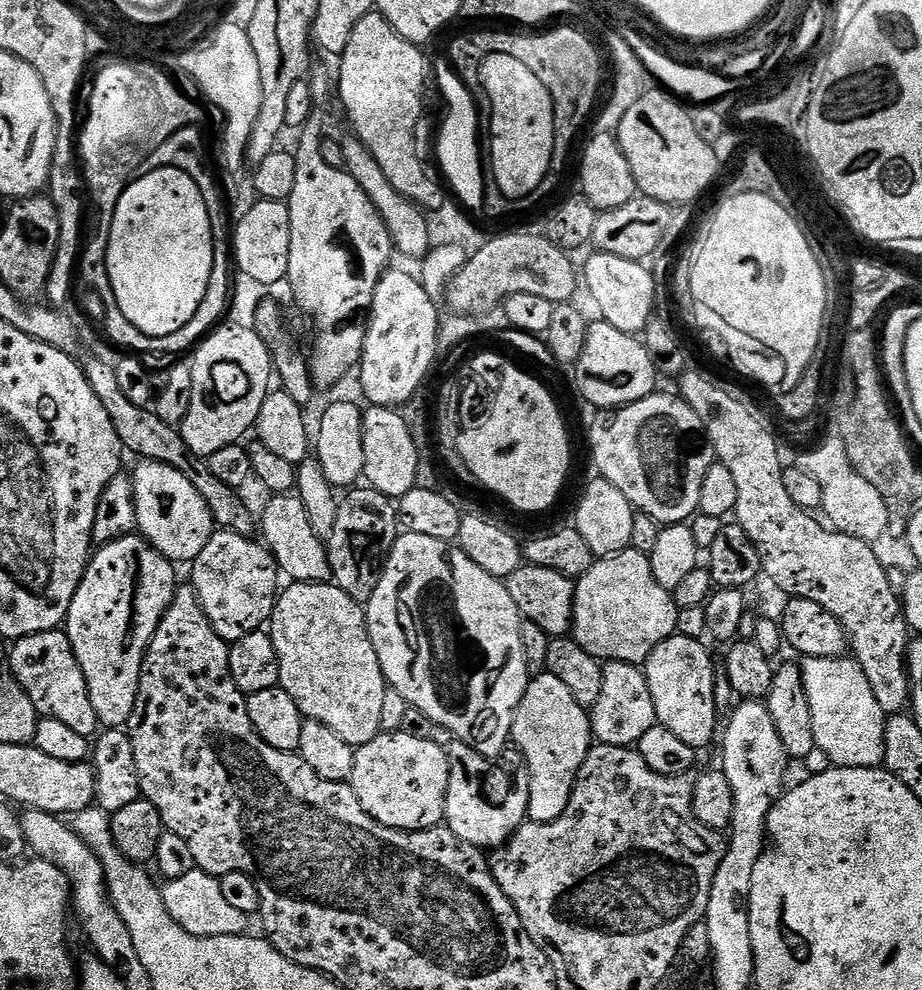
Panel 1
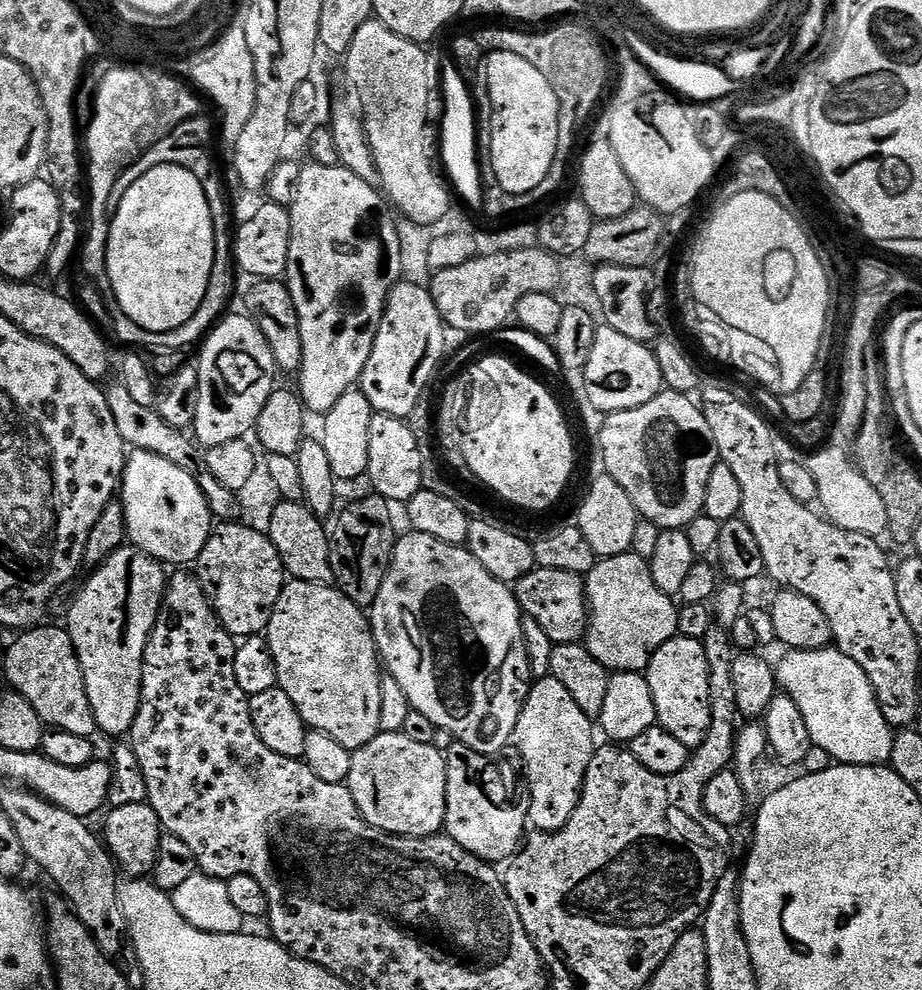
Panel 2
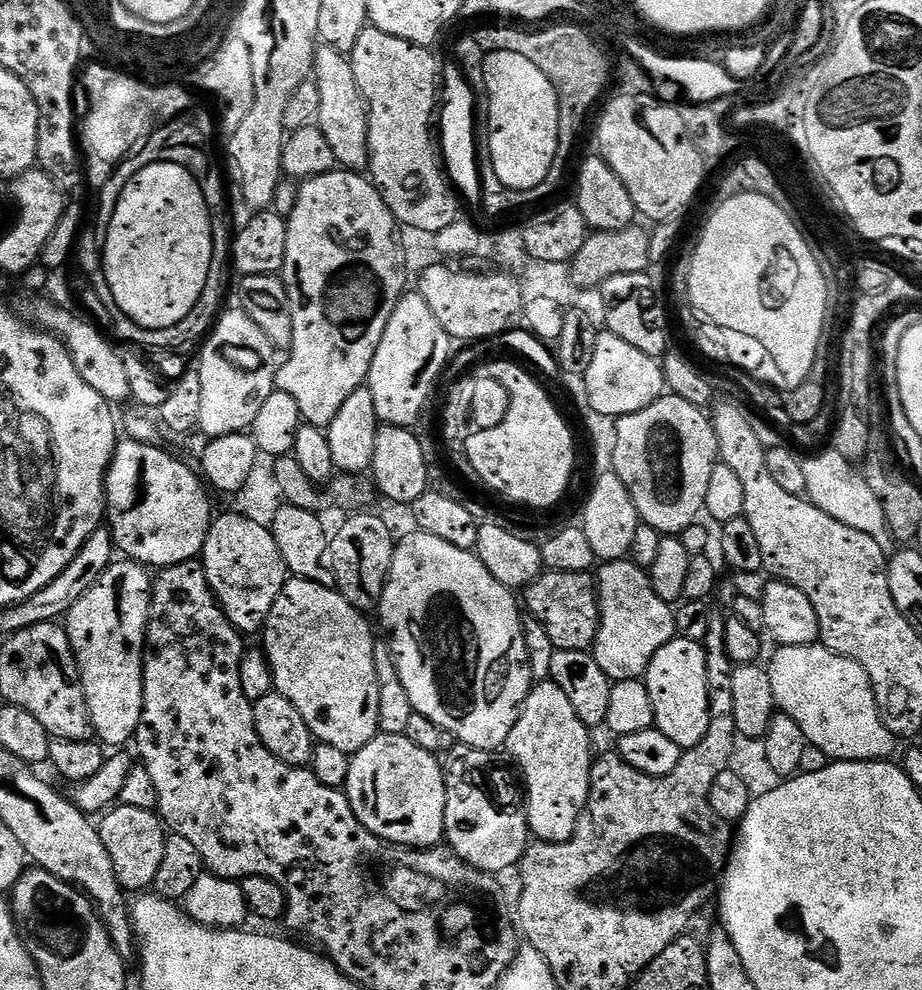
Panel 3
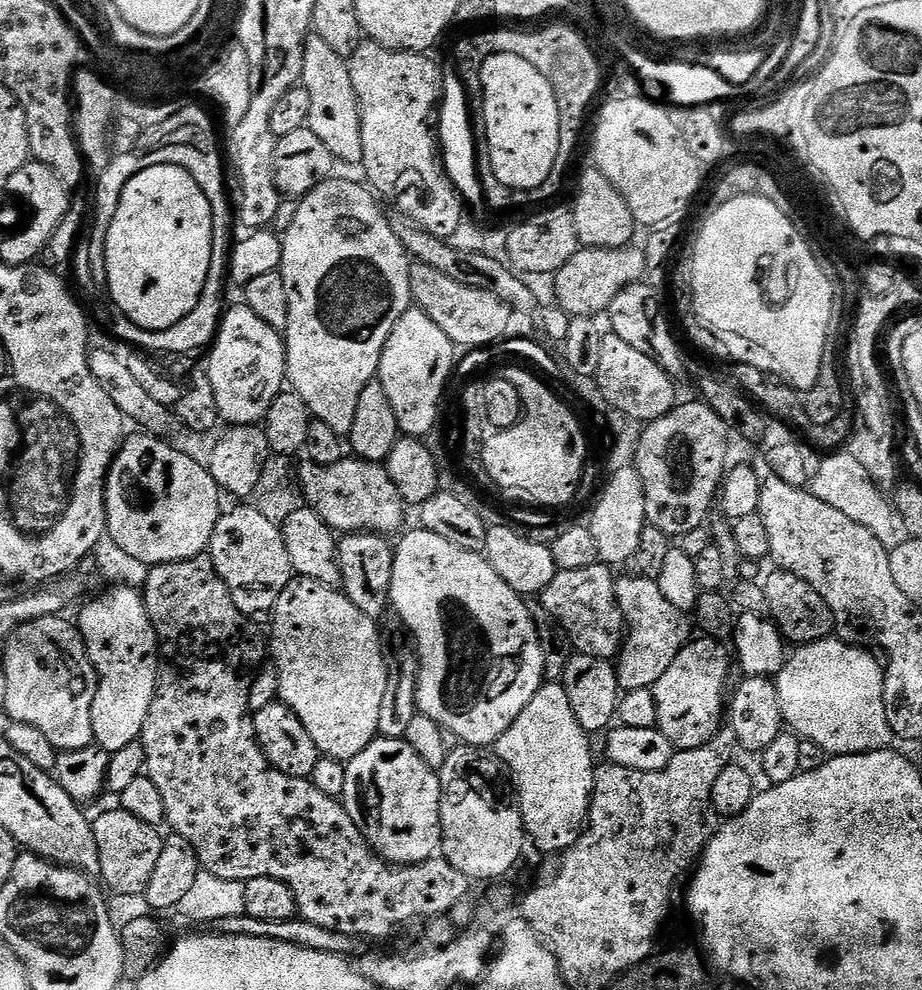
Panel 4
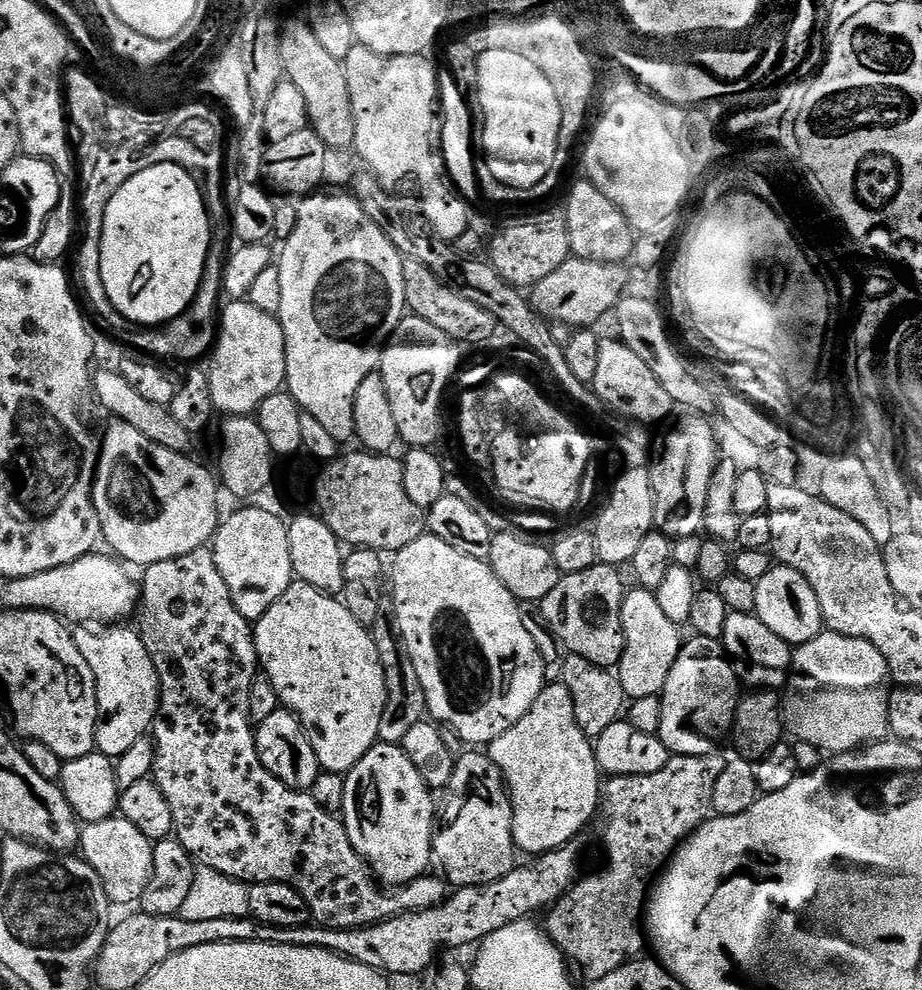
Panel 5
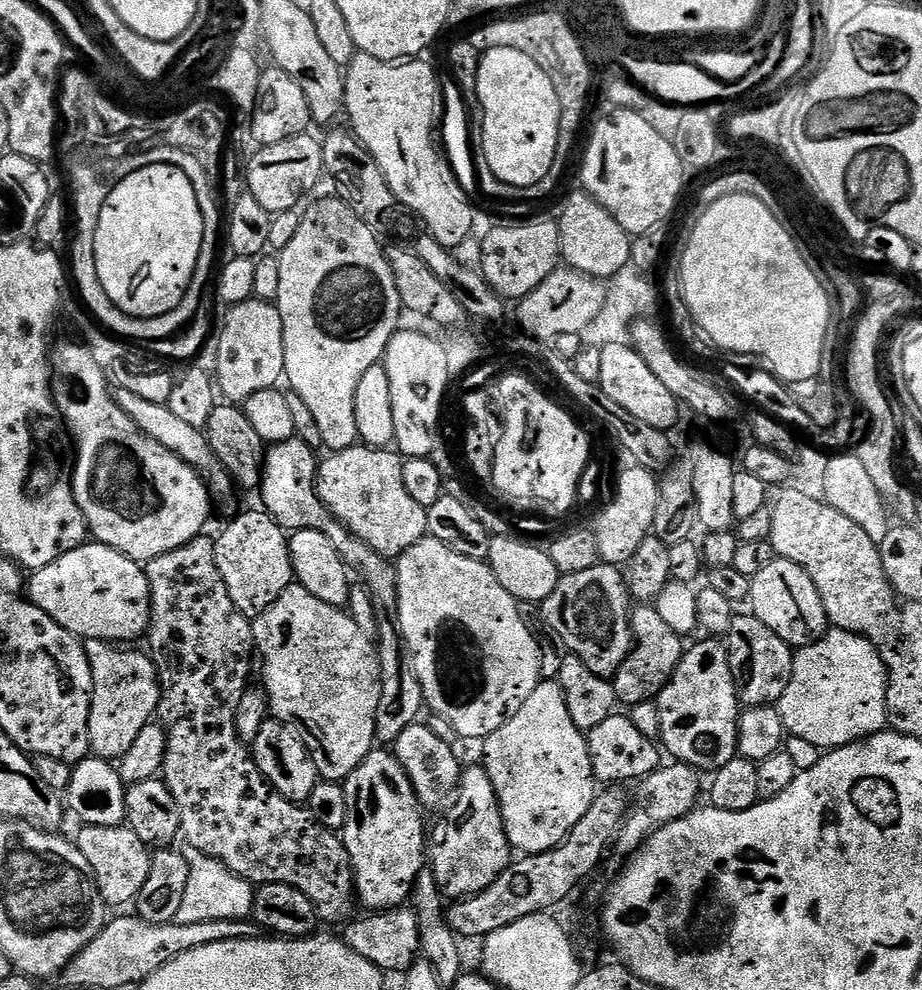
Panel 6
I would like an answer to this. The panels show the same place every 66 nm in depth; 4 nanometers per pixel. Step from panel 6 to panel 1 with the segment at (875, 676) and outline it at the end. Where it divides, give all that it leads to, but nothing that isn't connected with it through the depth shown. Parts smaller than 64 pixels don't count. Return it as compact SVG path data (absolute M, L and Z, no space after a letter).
M831 656L830 658L807 657L800 664L802 682L806 690L806 698L810 702L810 718L814 722L814 738L816 747L826 750L833 765L838 768L879 768L884 762L884 726L886 714L882 706L878 706L878 698L874 698L874 690L870 690L870 682L855 658Z

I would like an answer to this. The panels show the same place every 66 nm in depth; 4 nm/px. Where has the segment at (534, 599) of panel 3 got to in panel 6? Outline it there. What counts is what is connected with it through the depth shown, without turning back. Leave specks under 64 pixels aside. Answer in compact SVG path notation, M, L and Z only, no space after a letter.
M601 562L578 574L561 575L554 594L543 602L542 619L549 629L556 631L555 639L565 649L568 647L571 655L582 658L594 674L612 678L632 653L633 607L625 573L617 565Z

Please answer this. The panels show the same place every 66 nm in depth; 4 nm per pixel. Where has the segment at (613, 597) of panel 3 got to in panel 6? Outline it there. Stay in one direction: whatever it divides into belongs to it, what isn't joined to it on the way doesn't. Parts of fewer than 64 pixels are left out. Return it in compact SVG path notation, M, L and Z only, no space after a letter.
M636 606L632 611L632 653L616 672L616 698L621 705L646 704L655 701L670 682L686 651L685 641L670 626L654 606Z

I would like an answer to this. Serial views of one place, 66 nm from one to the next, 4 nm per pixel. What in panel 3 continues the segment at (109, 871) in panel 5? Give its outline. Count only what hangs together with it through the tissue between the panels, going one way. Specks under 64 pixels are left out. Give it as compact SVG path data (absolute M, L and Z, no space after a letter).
M125 804L105 811L102 819L104 821L99 821L98 824L101 840L107 853L110 854L114 874L123 891L128 894L130 892L132 892L131 894L140 894L151 889L158 878L158 866L162 866L162 854L166 850L166 842L168 841L163 820L153 810L138 810L138 806L126 806Z

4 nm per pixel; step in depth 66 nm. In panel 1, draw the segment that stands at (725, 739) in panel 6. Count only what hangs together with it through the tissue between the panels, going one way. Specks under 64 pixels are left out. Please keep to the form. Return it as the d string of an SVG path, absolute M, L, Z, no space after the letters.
M679 634L674 635L668 640L663 640L650 653L642 668L644 675L648 677L648 685L650 686L650 694L654 698L654 710L658 723L666 730L670 730L670 734L678 734L678 738L682 738L682 742L686 742L686 746L697 750L703 750L715 736L716 739L718 736L718 724L716 728L716 715L718 715L716 678L718 672L717 669L712 669L712 656L702 645L704 644L699 639L692 639Z

